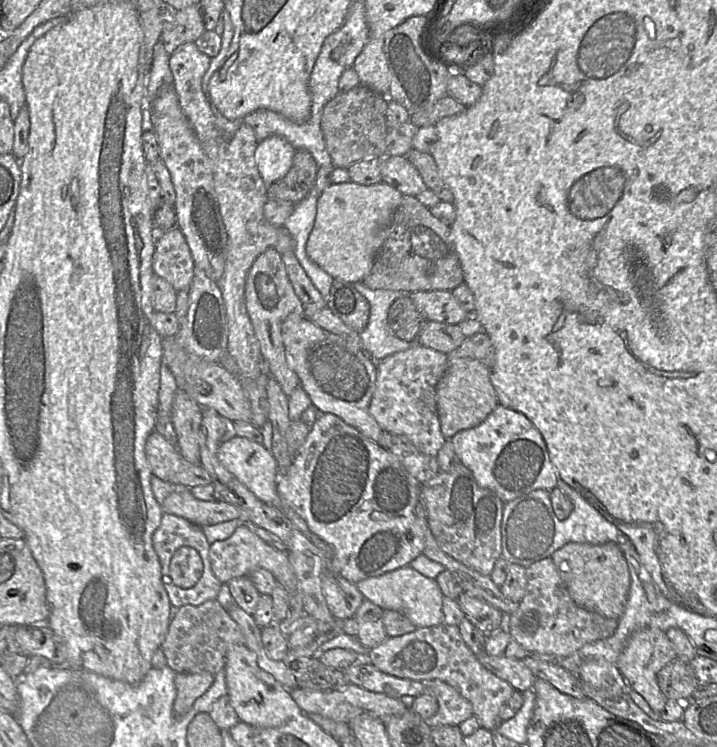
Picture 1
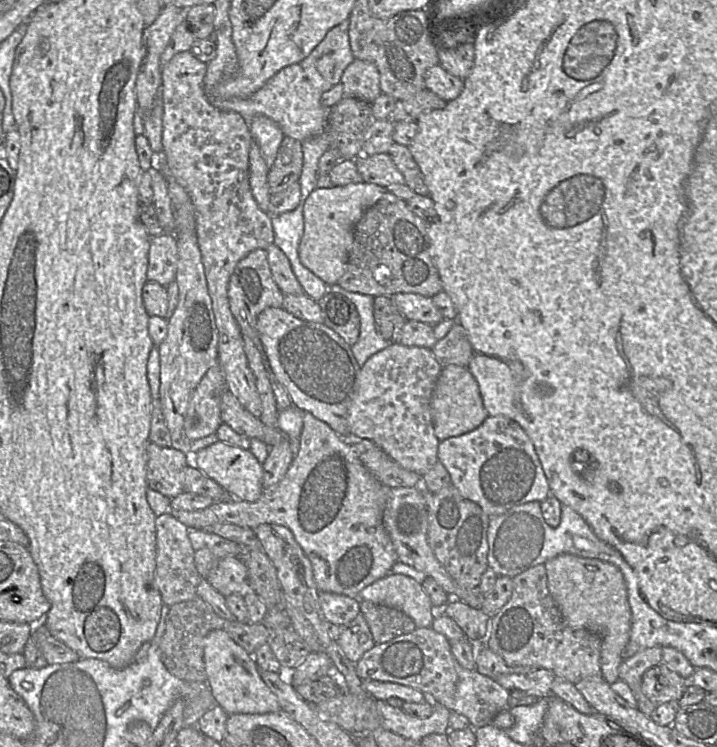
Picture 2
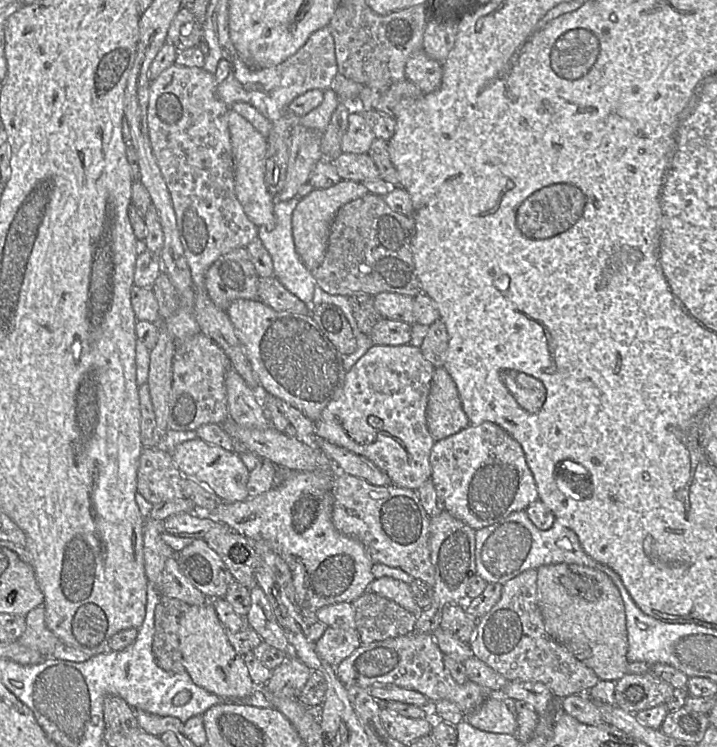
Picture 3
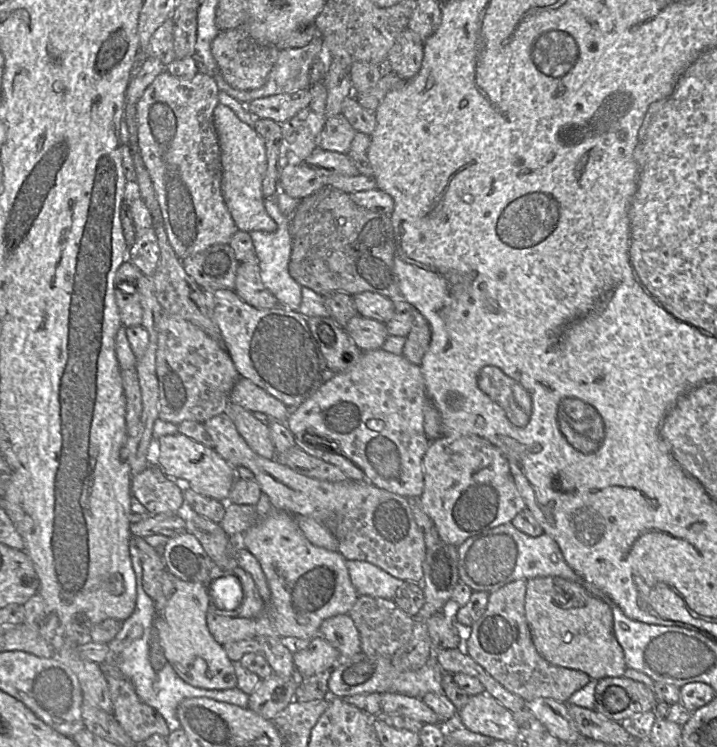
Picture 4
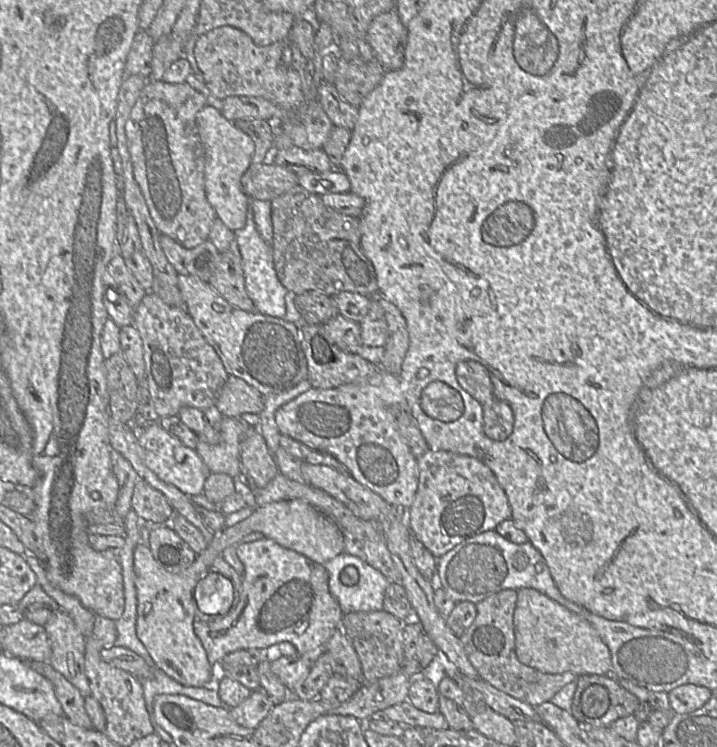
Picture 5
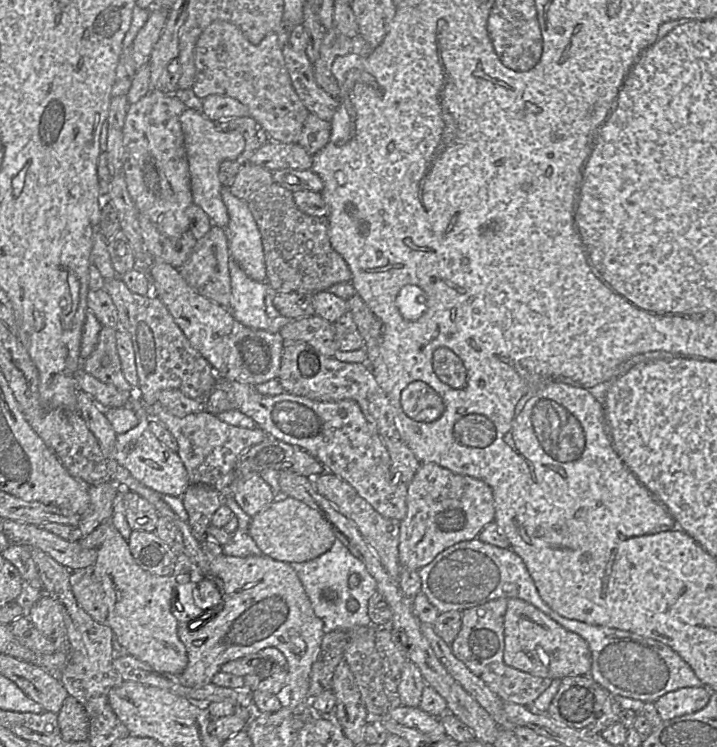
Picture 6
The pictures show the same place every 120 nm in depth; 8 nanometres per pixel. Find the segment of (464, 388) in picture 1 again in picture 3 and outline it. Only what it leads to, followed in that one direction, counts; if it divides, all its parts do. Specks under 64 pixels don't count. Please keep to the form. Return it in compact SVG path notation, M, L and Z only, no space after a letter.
M443 367L436 368L426 408L428 430L439 441L470 426L457 386Z

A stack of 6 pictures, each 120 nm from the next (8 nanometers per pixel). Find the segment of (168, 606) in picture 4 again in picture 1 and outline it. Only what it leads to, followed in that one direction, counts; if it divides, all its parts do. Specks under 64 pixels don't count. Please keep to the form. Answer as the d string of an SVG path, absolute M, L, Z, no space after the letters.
M245 644L232 645L228 649L223 673L227 687L226 695L240 722L256 729L275 728L305 714L293 699L291 692L260 668L256 654Z

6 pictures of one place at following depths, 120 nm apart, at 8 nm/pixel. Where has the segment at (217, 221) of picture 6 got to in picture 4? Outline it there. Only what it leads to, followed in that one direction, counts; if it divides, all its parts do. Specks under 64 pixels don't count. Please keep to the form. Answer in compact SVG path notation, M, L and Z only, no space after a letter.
M218 104L215 107L213 121L220 144L222 166L221 189L227 208L237 228L243 232L251 232L255 230L274 232L277 229L277 224L265 209L265 197L262 191L262 181L266 170L266 149L264 140L254 128L241 121L233 110L225 105Z

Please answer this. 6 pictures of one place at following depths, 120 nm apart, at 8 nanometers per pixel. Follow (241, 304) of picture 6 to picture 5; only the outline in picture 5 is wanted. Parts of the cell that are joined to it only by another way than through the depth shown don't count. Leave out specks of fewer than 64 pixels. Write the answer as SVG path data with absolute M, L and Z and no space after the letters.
M250 207L245 227L233 232L235 234L234 241L242 258L245 289L253 301L255 311L272 317L285 317L287 295L292 292L288 292L277 277L271 243L266 242L257 231Z

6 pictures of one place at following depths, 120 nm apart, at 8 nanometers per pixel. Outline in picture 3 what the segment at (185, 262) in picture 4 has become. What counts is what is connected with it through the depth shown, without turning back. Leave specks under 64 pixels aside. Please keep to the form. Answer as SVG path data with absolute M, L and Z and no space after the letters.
M246 248L219 257L205 274L205 288L223 311L237 299L257 299L259 276Z

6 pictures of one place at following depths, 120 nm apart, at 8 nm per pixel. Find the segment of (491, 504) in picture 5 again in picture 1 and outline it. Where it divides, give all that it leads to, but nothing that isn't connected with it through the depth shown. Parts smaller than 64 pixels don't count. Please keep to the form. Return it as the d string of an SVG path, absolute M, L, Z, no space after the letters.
M498 404L481 424L455 434L450 441L459 462L471 471L477 484L495 493L505 503L536 489L551 491L557 488L558 473L541 433L524 414L518 411Z

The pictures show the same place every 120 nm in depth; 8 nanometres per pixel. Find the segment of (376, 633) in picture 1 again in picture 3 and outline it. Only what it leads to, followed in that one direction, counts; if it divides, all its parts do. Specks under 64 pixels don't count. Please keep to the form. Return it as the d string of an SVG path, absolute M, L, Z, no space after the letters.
M328 627L315 642L319 657L336 667L362 645L359 632L351 627Z

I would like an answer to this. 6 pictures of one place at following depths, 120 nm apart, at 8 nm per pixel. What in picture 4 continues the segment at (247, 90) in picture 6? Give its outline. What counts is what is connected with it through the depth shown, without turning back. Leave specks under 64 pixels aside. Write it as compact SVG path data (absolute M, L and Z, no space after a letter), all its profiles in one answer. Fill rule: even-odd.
M245 29L221 31L211 43L211 53L218 65L225 82L238 90L255 90L261 88L282 49L254 40ZM343 115L327 118L318 137L318 149L348 154L357 132Z

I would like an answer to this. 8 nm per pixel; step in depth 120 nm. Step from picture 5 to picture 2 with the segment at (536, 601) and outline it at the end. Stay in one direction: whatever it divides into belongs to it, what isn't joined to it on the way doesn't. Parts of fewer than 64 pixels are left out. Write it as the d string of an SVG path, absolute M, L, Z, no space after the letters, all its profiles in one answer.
M560 554L545 563L549 592L565 622L573 628L587 629L602 636L601 675L609 684L621 680L619 669L632 626L627 585L615 565L595 558Z

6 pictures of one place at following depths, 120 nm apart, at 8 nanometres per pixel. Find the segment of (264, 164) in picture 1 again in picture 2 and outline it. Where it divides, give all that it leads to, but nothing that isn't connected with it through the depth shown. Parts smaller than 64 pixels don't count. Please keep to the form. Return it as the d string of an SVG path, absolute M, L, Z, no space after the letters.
M266 116L253 117L249 121L249 128L268 169L271 168L285 137L283 131L277 123Z

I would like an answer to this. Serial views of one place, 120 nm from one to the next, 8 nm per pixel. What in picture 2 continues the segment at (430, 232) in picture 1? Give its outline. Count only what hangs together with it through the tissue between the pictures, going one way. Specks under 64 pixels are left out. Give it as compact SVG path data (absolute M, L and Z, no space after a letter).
M386 191L356 223L346 270L337 285L345 291L374 297L397 293L414 293L425 297L438 294L443 285L431 258L428 227L428 220L415 215L405 200Z

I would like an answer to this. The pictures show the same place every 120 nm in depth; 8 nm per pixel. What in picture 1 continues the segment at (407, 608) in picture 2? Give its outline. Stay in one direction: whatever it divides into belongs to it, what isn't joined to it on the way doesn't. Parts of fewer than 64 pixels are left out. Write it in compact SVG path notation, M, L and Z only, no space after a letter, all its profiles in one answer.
M409 566L361 580L356 585L366 600L383 609L394 610L403 614L417 628L442 624L444 596L436 580L420 574Z

